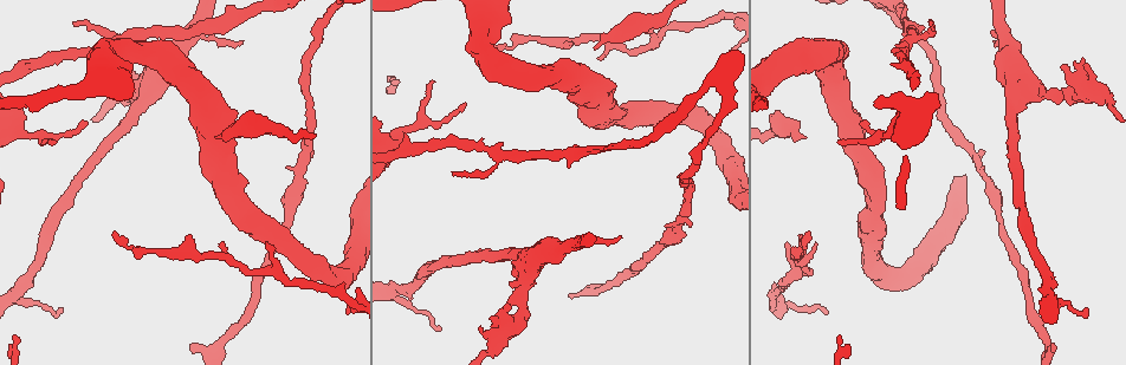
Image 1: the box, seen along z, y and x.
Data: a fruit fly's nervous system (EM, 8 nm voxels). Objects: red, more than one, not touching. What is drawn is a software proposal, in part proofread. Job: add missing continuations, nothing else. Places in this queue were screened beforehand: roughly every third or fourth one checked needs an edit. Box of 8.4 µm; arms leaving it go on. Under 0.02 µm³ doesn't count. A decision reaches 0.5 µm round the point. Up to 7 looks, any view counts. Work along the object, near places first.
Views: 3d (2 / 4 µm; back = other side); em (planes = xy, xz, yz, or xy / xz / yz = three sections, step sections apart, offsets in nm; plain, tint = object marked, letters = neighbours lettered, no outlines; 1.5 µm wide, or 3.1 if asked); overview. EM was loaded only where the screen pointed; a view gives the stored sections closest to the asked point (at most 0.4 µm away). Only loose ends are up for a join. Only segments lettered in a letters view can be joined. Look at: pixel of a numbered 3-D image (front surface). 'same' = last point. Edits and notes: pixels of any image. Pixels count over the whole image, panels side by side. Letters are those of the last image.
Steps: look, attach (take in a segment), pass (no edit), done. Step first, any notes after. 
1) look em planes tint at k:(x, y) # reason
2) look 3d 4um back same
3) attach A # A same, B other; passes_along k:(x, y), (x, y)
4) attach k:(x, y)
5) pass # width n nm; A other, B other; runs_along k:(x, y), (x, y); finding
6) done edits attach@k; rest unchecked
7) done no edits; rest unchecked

look em yz step 4 letters at 1:(244, 178)

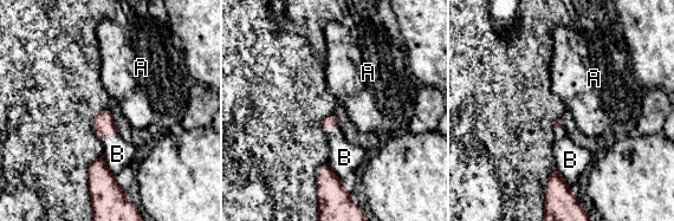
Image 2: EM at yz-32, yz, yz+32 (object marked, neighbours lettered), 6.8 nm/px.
look em planes letters same

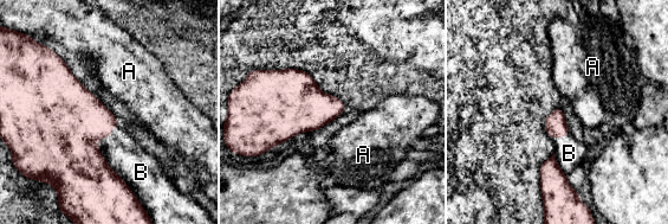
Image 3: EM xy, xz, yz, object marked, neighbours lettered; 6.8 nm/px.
attach B # A other, B same; passes_along 3:(64, 152), (101, 153), (129, 160); it goes on there

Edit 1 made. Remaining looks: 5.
look overview

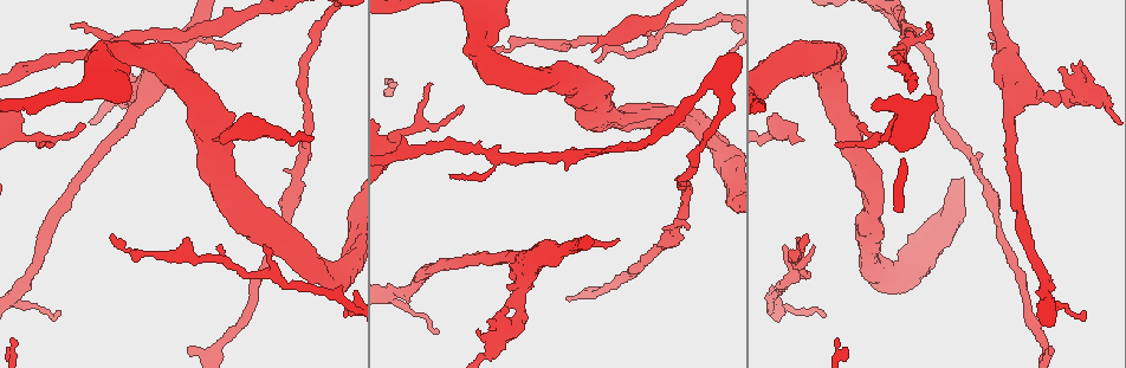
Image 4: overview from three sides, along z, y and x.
look 3d 4um at 4:(807, 233) # tapers out

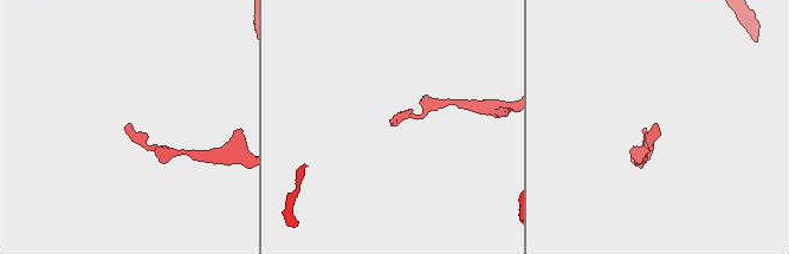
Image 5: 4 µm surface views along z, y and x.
look em planes letters at 5:(655, 125) # now the EM

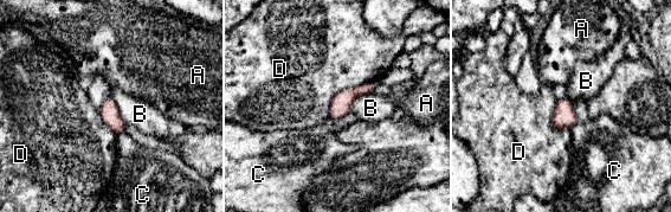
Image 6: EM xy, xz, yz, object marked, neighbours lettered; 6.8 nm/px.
pass # width 130 nm; A other, B other, C other, D other; border 6:(371, 92), (359, 95), (349, 111); none of them fits

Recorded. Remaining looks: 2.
done edits attach@3; rest unchecked

